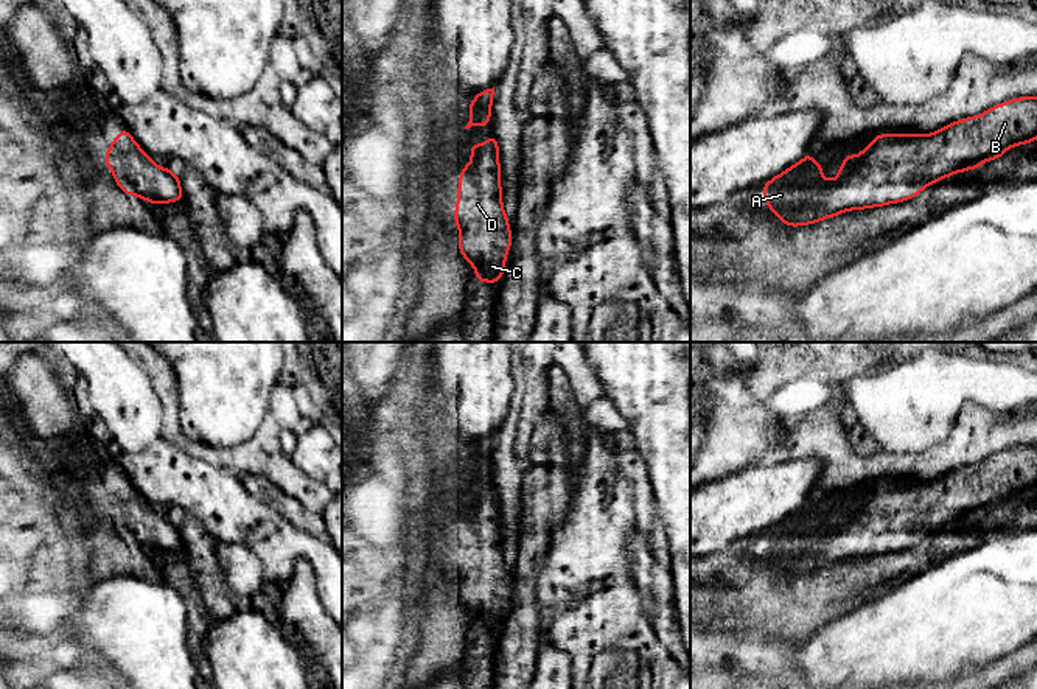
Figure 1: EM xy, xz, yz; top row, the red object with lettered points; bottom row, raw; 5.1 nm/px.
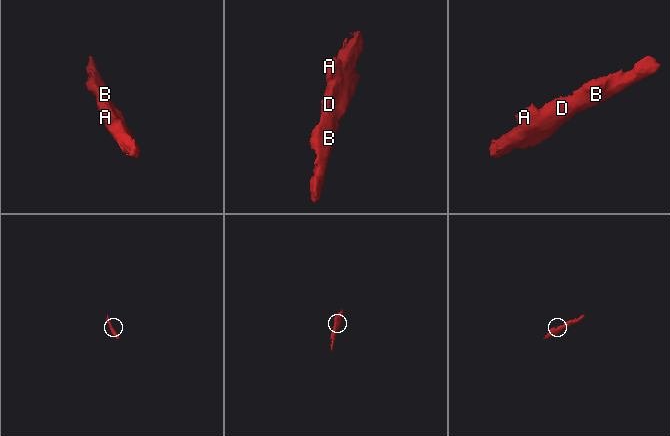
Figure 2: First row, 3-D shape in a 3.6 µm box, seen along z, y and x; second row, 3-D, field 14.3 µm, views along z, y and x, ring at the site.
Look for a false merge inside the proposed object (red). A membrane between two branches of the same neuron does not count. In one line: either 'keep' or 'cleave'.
keep

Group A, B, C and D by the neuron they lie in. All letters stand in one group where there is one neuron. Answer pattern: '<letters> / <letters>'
A B C D

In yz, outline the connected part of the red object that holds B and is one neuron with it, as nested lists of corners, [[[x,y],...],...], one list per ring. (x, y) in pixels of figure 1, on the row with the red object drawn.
[[[1020,96],[989,107],[976,117],[967,117],[931,134],[878,134],[857,156],[846,154],[838,176],[827,180],[822,166],[805,152],[804,159],[774,176],[762,187],[770,212],[780,222],[798,227],[838,216],[849,210],[863,210],[903,202],[920,194],[927,185],[951,174],[975,170],[987,160],[1001,159],[1012,146],[1037,138],[1037,96]]]

